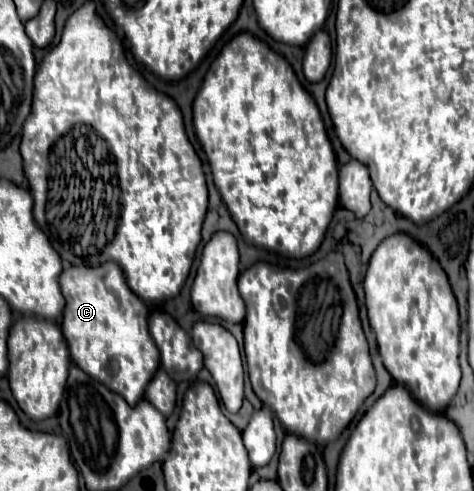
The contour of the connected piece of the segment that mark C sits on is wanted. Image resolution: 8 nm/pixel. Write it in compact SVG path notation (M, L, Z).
M104 263L104 267L66 267L60 273L60 291L66 299L64 315L62 315L62 333L68 341L72 361L84 369L90 377L104 383L108 389L122 395L130 405L136 405L146 391L148 381L160 367L160 351L148 333L148 313L150 307L128 291L124 283L124 273L116 263Z

